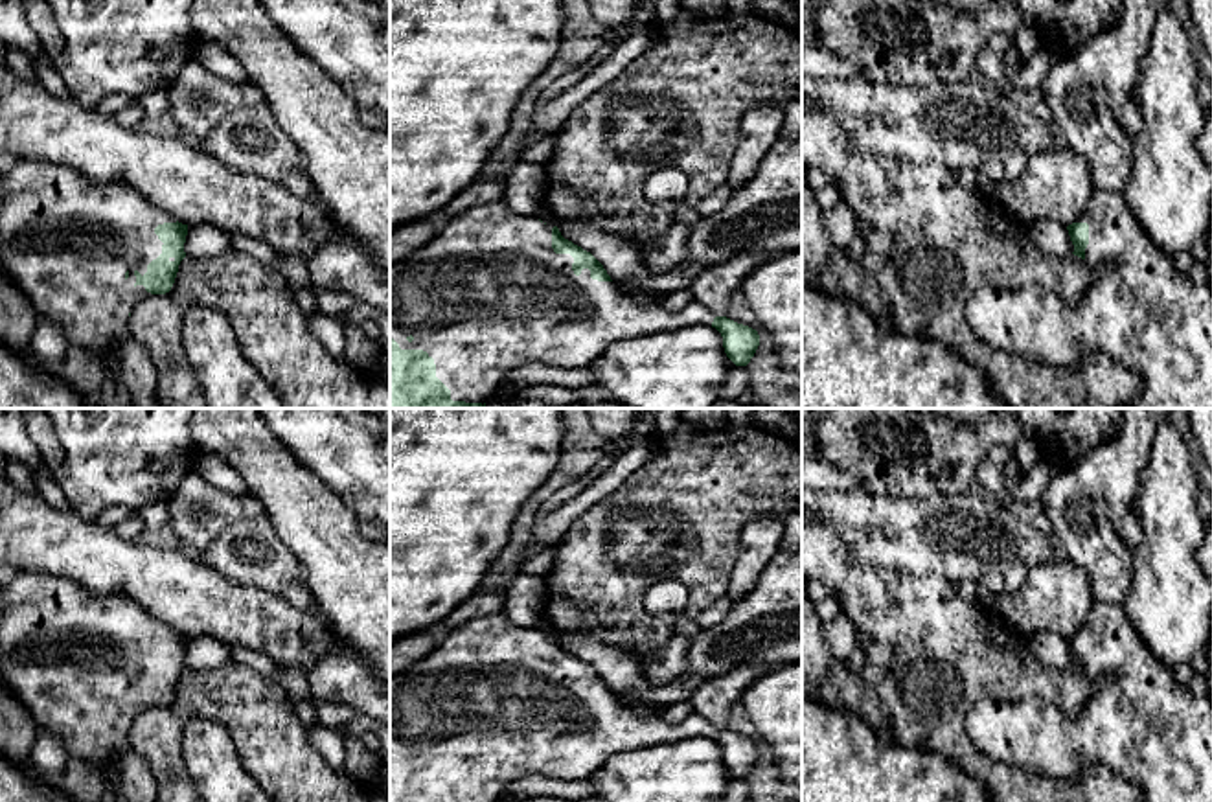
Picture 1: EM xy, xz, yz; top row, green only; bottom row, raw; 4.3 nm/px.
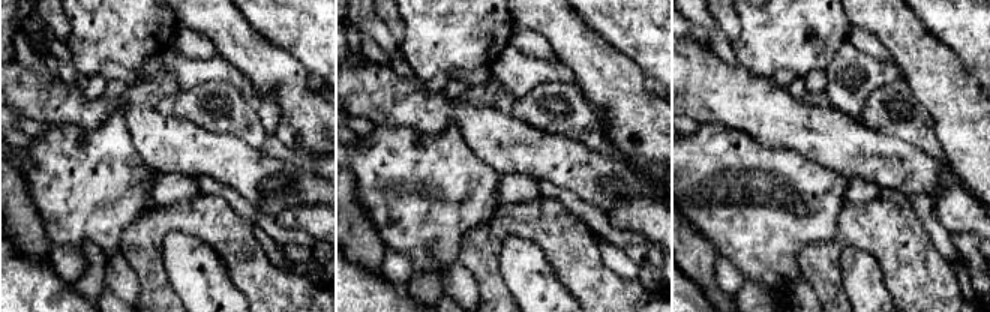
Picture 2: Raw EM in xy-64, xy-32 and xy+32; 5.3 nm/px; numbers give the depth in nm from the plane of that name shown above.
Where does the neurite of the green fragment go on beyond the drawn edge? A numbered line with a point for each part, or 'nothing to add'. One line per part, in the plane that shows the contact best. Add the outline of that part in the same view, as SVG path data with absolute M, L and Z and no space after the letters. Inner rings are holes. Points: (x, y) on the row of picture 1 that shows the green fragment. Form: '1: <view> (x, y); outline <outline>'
1: xz (488, 295); outline M506 202L480 204L451 219L425 246L390 263L390 337L401 349L423 349L434 359L436 377L451 390L452 401L484 405L498 395L511 370L530 362L587 368L614 342L682 326L712 326L715 315L695 300L679 313L668 313L660 305L636 304L616 281L592 280L589 269L576 276L574 258L554 252L552 228L511 212Z

